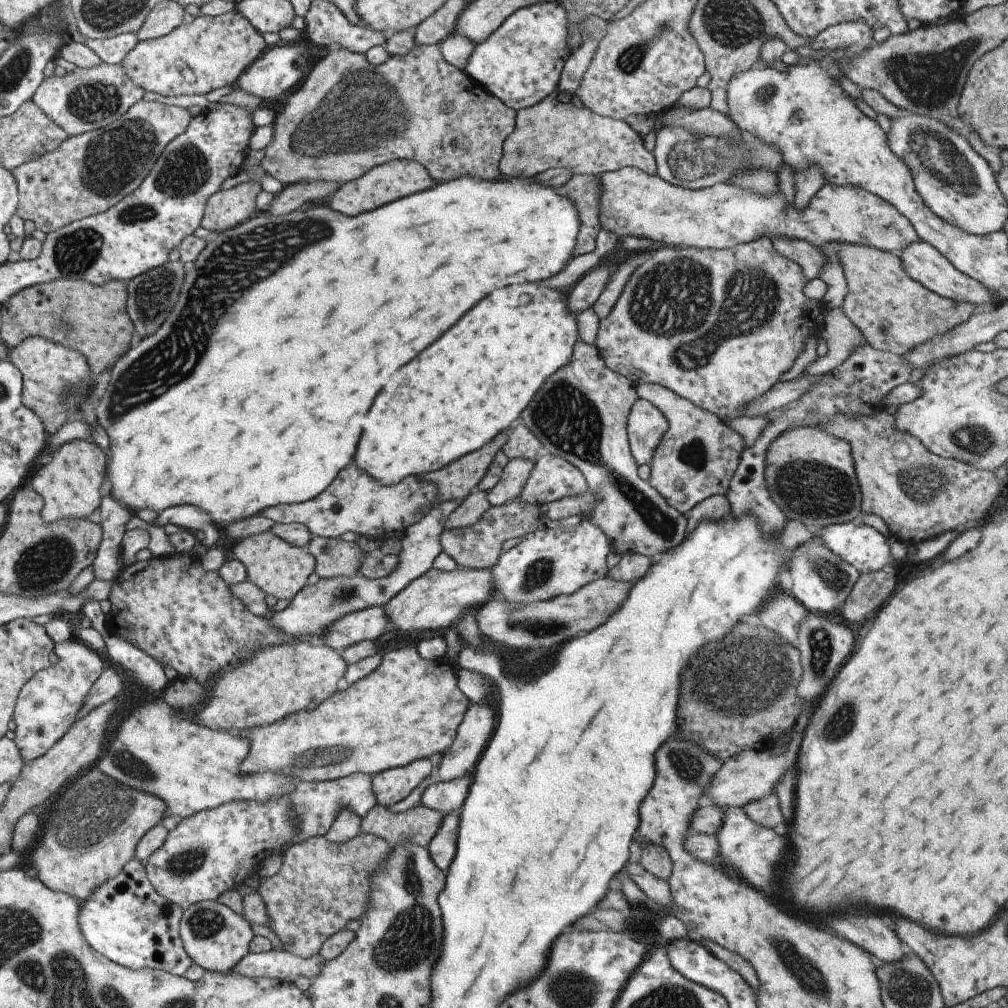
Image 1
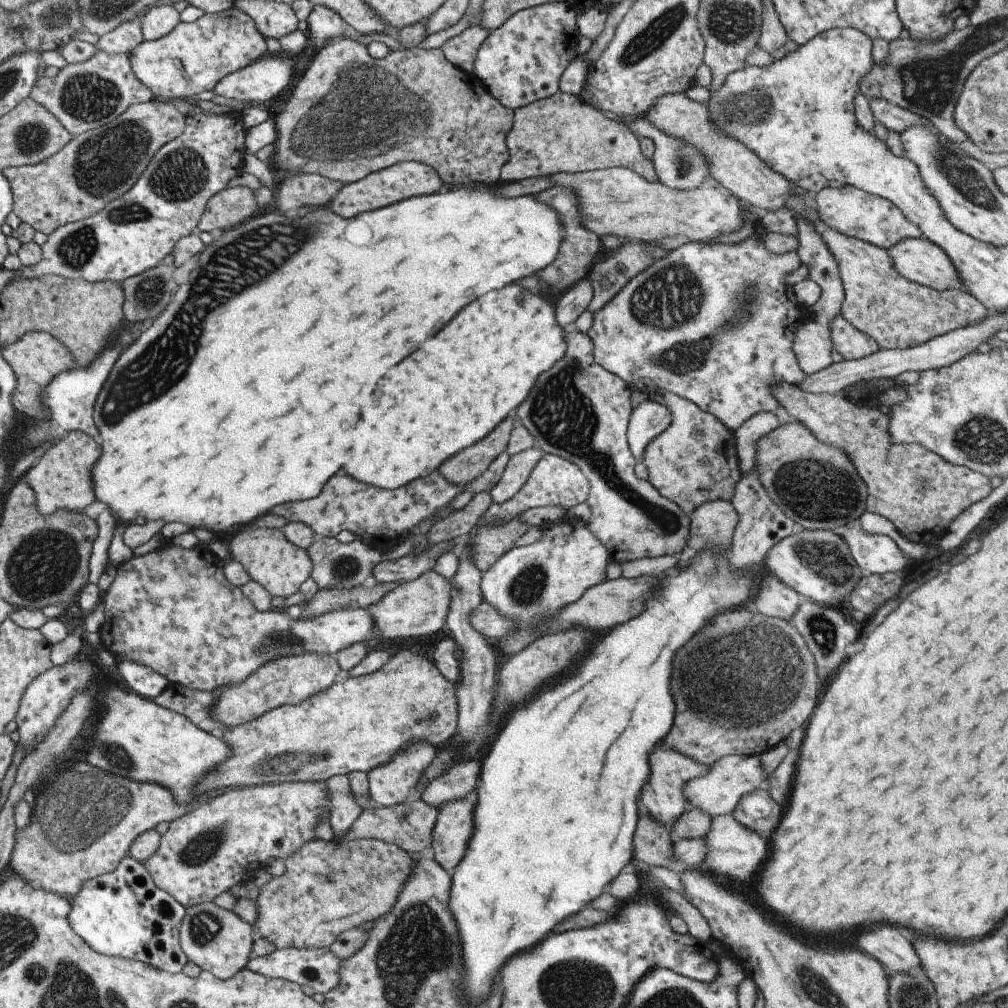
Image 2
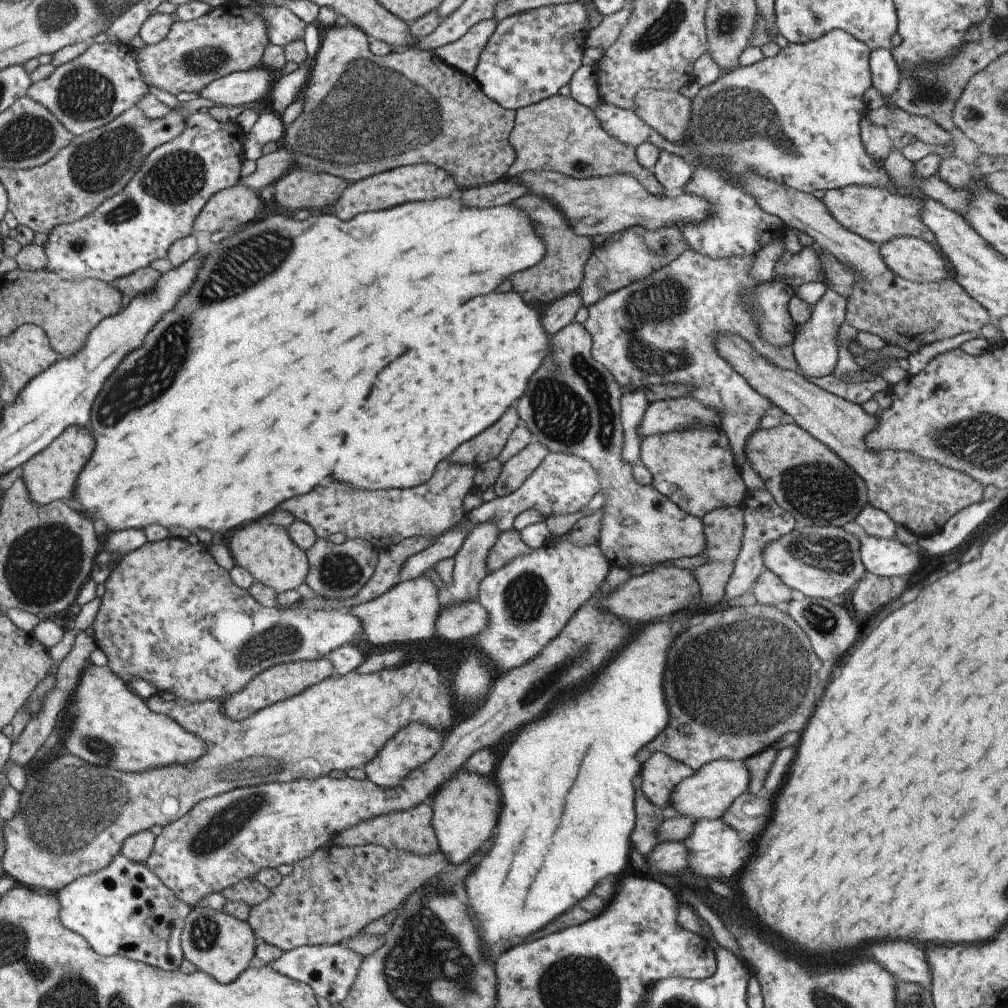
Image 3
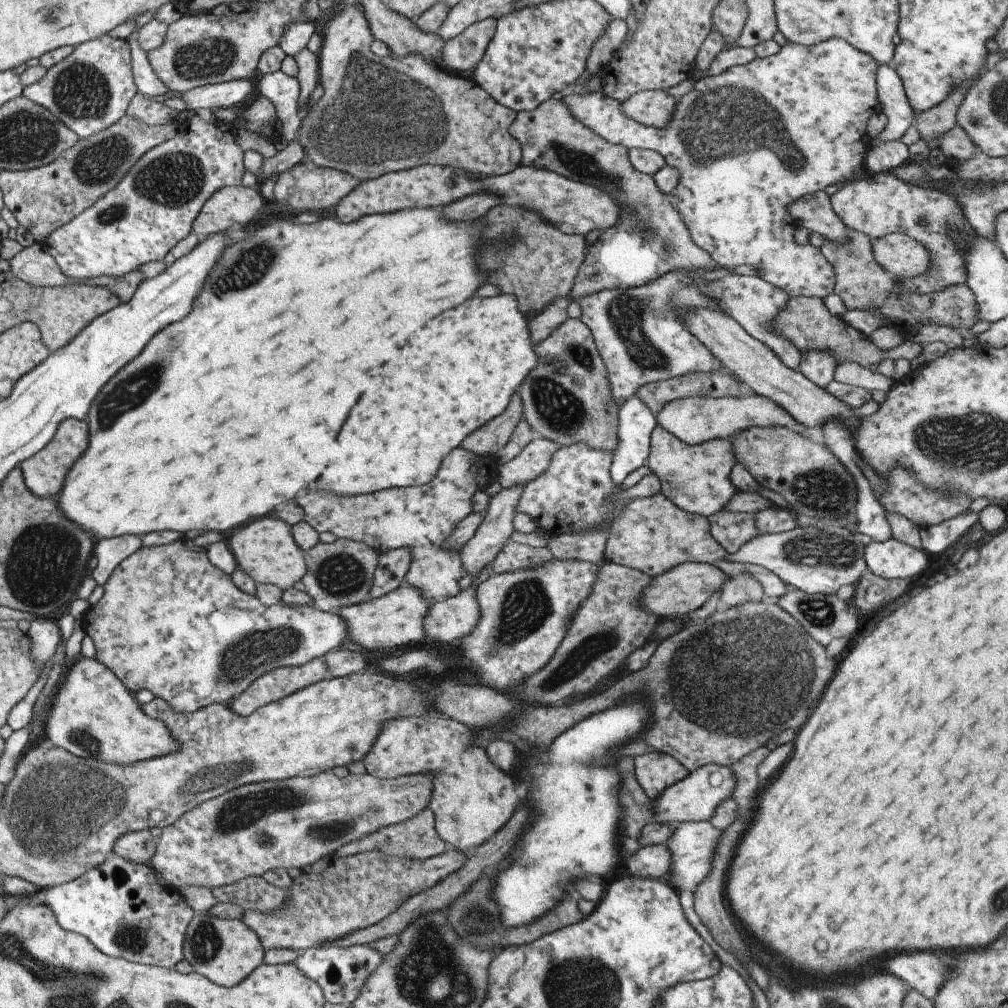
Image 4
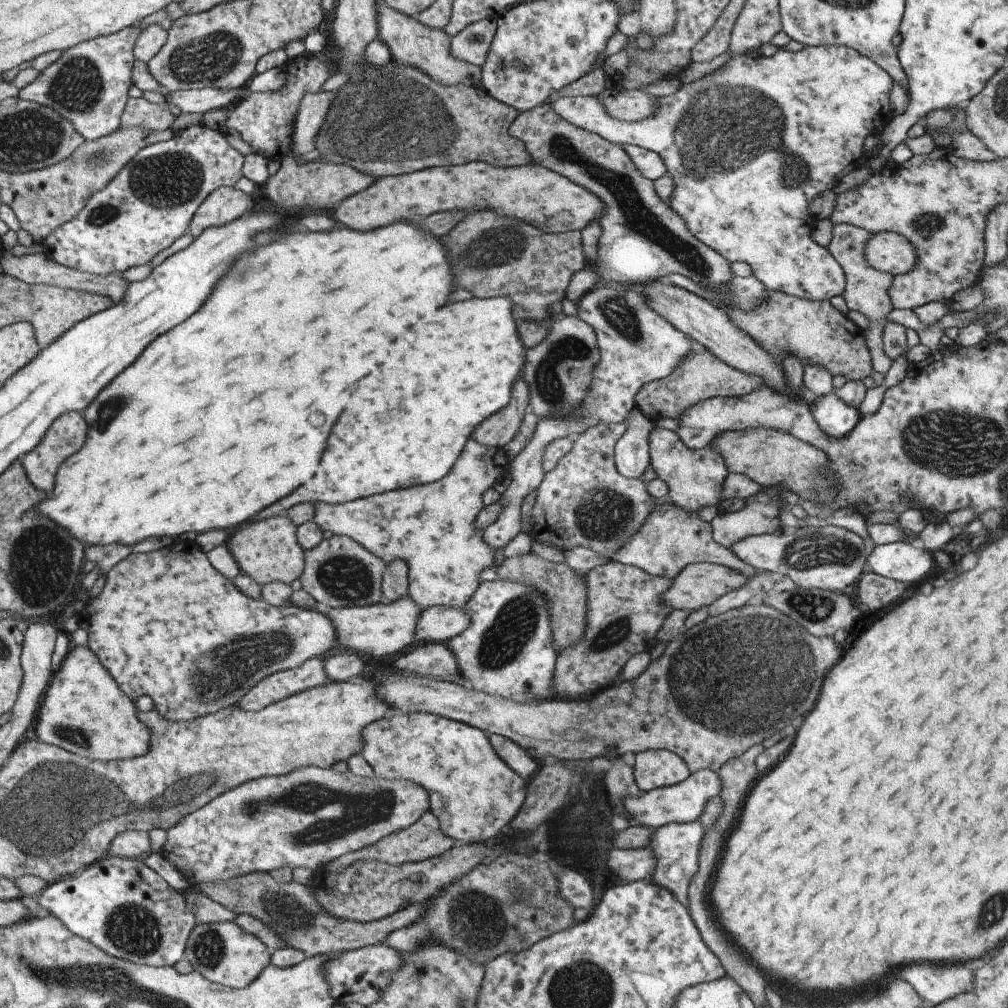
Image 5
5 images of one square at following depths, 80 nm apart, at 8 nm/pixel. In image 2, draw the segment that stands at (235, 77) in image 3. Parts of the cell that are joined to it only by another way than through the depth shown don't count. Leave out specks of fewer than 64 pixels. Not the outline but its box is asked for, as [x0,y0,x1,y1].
[212,54,294,104]

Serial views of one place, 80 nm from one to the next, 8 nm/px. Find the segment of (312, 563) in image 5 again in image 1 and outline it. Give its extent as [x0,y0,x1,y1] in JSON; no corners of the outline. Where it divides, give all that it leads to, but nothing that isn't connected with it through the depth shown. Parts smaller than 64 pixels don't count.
[305,536,367,579]

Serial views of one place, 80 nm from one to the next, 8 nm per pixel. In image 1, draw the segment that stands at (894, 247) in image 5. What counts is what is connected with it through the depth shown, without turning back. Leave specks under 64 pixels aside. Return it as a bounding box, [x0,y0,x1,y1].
[897,238,997,312]

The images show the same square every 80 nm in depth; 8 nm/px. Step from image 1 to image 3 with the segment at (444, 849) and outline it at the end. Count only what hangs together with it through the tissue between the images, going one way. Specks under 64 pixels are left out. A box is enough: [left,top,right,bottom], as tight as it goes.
[429,770,499,871]

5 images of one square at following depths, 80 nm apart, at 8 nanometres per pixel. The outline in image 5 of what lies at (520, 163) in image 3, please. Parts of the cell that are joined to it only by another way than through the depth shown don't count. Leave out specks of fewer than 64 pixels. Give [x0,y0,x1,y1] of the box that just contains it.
[508,101,734,303]

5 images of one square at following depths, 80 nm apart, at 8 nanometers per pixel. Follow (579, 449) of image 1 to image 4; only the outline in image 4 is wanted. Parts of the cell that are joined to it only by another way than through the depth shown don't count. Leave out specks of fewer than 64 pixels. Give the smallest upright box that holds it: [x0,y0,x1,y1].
[517,317,786,598]

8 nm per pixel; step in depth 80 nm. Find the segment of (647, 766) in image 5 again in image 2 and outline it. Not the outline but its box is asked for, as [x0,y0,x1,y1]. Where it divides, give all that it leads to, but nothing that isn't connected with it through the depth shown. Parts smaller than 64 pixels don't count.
[641,748,706,830]

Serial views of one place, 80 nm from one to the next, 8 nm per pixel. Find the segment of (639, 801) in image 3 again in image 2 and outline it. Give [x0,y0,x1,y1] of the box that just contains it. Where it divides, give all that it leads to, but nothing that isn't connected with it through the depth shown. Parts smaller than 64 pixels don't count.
[633,814,678,870]

